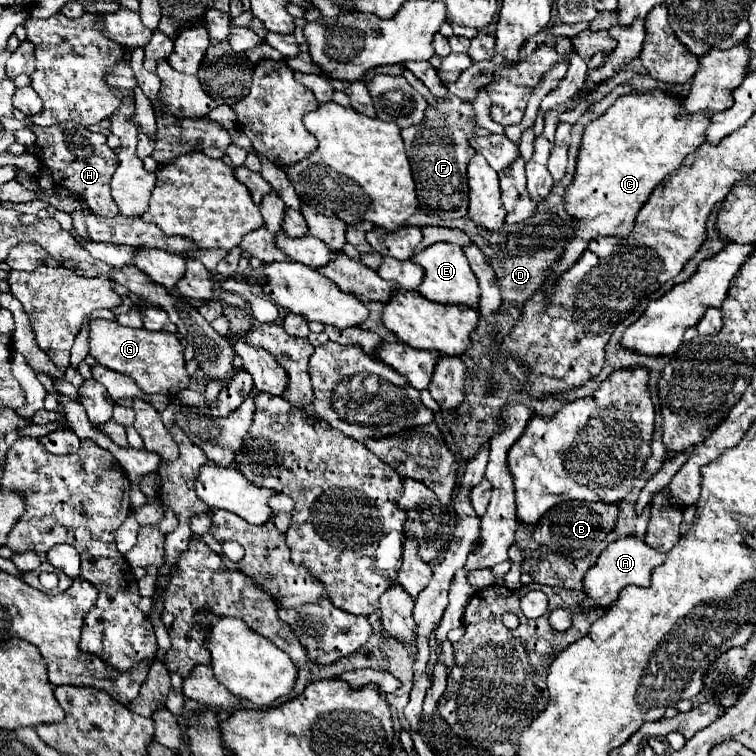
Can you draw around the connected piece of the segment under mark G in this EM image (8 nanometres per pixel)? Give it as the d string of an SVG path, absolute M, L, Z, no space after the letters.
M110 320L90 322L90 354L98 364L130 376L146 394L176 396L188 388L190 376L184 370L184 346L170 332L150 332L146 328L128 328Z

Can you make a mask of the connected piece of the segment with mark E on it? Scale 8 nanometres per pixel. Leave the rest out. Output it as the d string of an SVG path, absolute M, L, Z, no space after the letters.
M448 242L432 244L420 254L416 254L414 262L426 270L424 282L418 286L418 292L422 296L426 296L432 302L440 302L440 304L468 304L472 308L478 308L478 300L480 300L478 278L470 270L464 250L458 244L448 244Z

